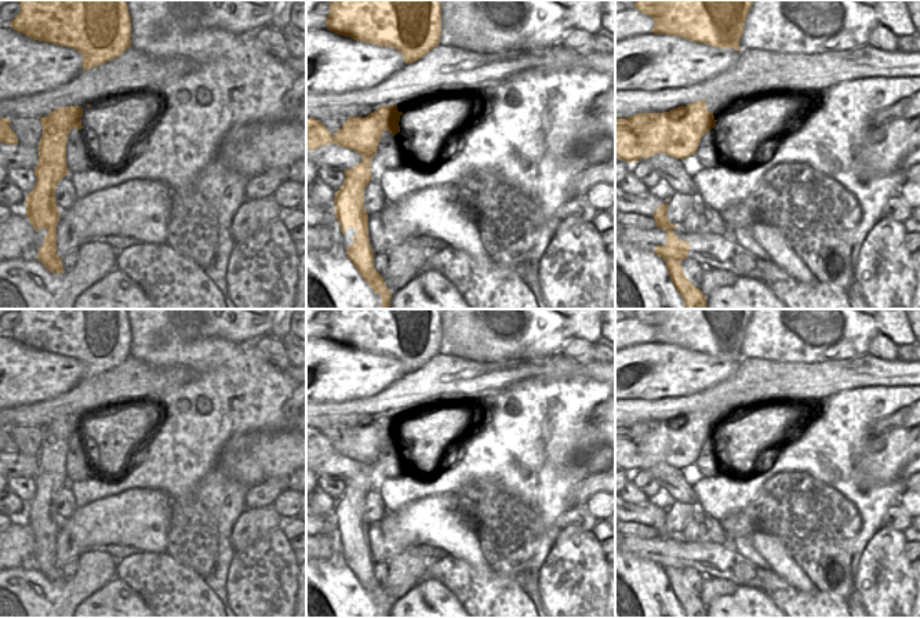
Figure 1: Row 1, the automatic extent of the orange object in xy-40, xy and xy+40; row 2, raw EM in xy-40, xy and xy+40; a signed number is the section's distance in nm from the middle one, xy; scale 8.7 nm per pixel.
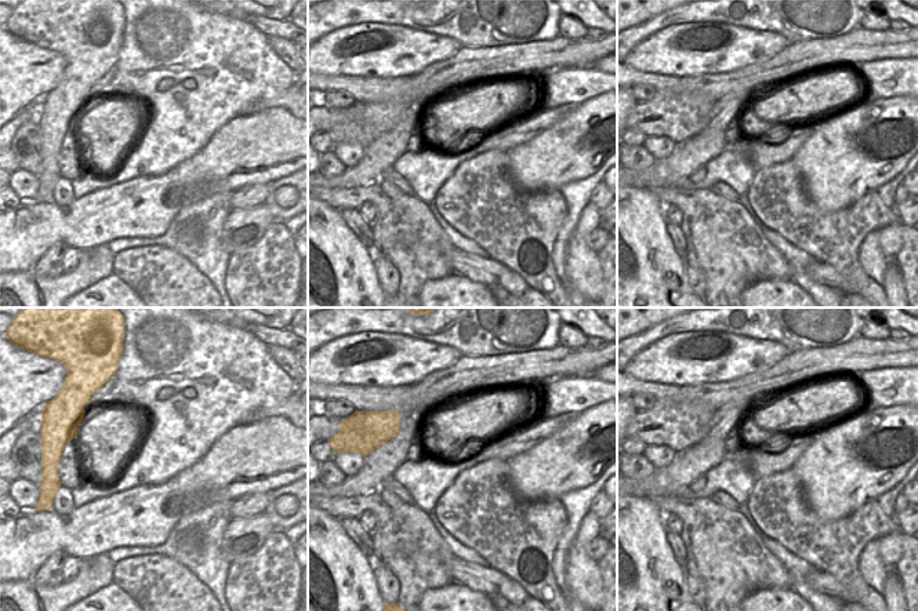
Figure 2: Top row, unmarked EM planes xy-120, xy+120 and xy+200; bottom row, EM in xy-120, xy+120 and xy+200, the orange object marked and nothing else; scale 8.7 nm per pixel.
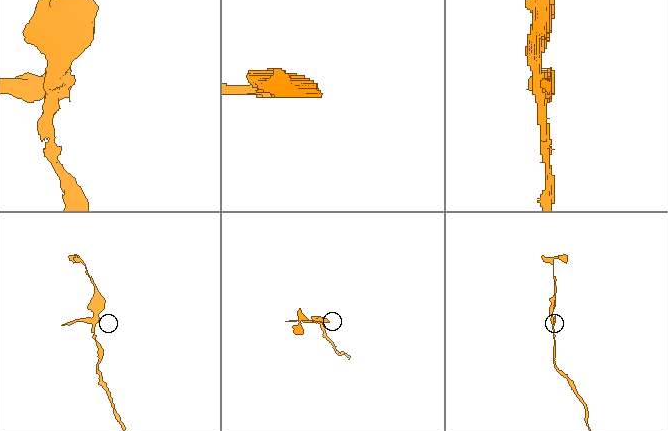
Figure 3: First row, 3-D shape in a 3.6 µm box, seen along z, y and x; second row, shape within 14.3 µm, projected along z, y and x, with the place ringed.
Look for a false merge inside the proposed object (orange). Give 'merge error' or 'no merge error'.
merge error

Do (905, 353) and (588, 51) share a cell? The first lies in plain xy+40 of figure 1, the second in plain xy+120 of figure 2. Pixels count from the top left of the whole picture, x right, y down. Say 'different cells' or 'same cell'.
different cells

